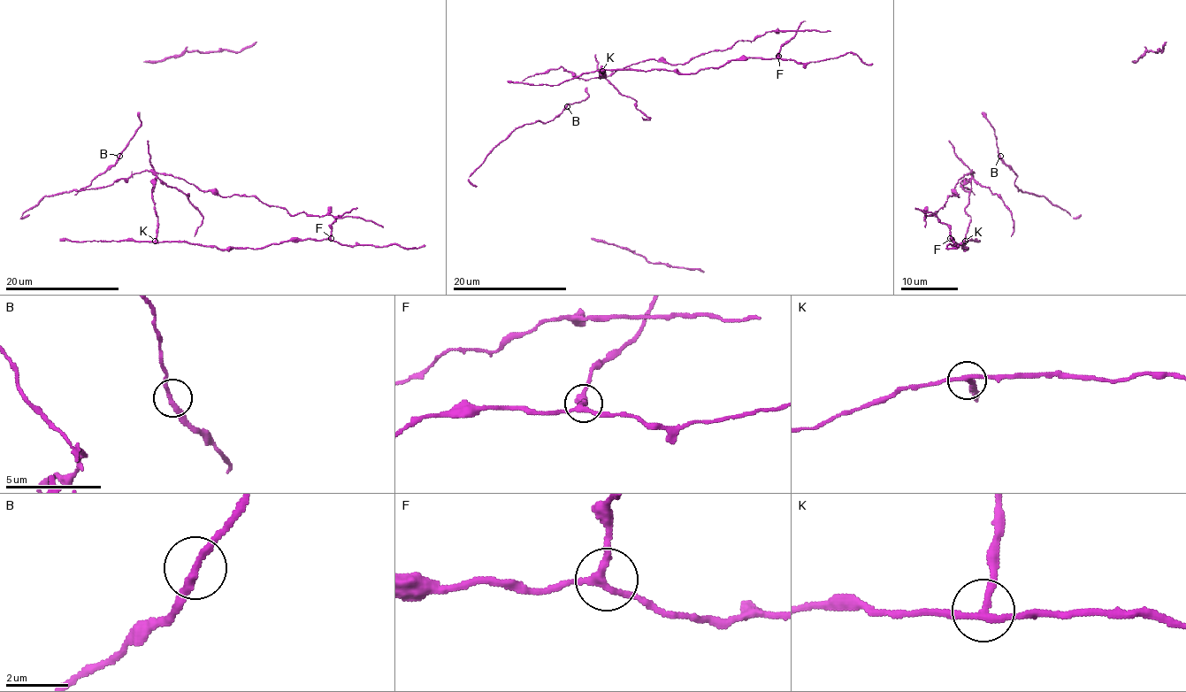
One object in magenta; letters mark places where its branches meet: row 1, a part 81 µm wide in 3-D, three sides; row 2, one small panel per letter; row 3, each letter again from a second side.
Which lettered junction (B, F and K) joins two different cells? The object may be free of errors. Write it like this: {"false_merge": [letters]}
{"false_merge": ["K"]}

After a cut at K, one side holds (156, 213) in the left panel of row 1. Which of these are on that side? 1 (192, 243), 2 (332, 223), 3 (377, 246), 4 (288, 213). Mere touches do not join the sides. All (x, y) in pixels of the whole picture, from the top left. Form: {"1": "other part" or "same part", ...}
{"1": "other part", "2": "other part", "3": "other part", "4": "same part"}

